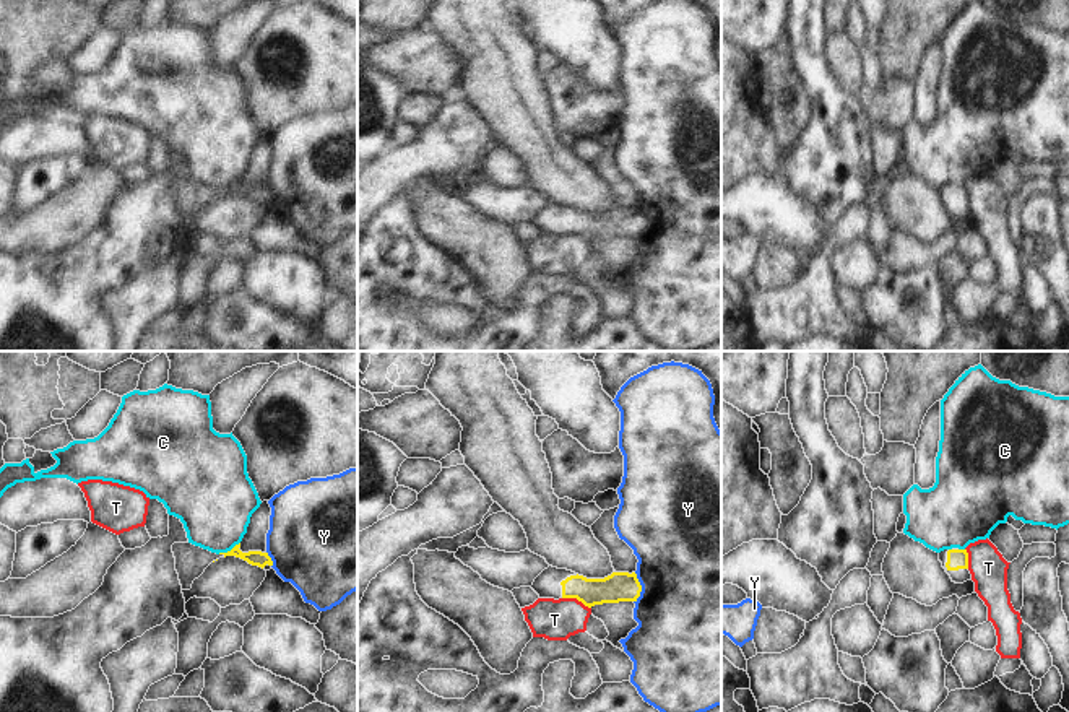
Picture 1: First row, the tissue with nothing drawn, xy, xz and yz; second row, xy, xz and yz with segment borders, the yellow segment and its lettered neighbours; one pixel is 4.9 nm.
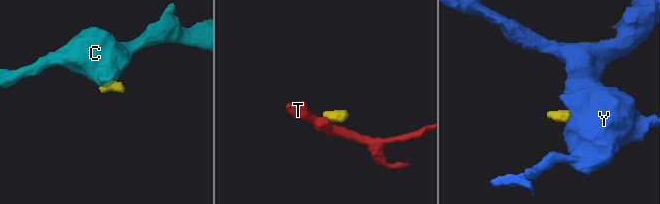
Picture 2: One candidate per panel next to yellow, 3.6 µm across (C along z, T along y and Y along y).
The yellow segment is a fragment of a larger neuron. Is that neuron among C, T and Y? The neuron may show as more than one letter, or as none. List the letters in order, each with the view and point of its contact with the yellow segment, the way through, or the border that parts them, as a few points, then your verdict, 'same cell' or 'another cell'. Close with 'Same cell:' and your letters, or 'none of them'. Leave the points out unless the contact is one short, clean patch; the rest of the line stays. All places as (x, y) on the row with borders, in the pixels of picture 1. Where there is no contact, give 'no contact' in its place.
C: meets yellow in xy at (228, 551); border along xy (239, 542), (229, 550), (218, 553); another cell
T: meets yellow in xz at (577, 599); border along xz (562, 597), (575, 597), (590, 608); another cell
Y: meets yellow in xz at (640, 587); border along xz (634, 573), (640, 586), (640, 595), (636, 602); another cell
Same cell: none of them

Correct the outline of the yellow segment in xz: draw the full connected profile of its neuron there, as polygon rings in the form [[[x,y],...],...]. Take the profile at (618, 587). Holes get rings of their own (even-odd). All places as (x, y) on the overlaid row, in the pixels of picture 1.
[[[552,566],[534,579],[531,588],[539,598],[577,598],[588,608],[603,603],[637,601],[642,592],[635,572],[612,572],[604,579],[586,579]]]

